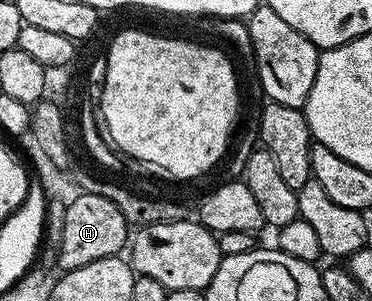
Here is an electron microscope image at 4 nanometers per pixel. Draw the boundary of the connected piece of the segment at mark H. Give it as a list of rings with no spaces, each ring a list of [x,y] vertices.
[[[84,192],[80,199],[74,200],[64,211],[64,231],[60,240],[57,268],[69,271],[88,267],[88,263],[96,263],[96,259],[117,257],[127,248],[131,233],[131,226],[115,203],[100,194]]]

